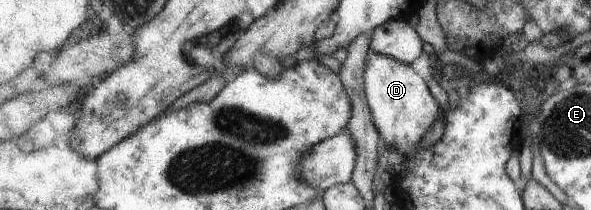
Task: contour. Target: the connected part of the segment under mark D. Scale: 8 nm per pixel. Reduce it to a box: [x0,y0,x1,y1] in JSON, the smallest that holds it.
[363,51,443,157]

